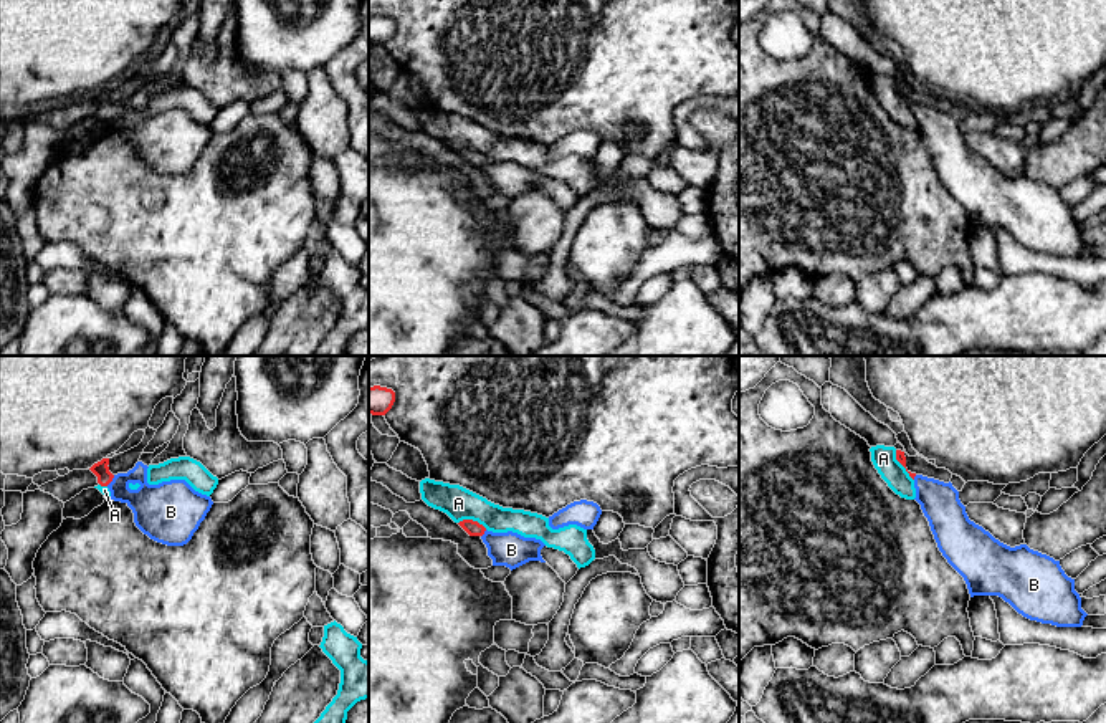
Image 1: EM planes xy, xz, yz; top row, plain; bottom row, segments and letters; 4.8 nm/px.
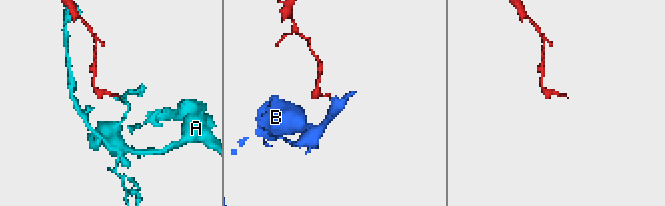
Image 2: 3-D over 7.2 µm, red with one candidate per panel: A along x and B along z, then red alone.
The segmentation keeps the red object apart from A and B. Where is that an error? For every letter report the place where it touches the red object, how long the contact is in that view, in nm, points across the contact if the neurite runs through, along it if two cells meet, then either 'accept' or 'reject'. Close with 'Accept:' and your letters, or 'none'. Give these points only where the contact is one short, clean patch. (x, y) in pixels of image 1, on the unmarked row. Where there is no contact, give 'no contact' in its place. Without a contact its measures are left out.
A: contact yz (901, 93); length 180 nm; border yz (895, 80), (895, 88), (913, 110); reject
B: contact xy (111, 110); length 70 nm; way xy (101, 100), (111, 110), (126, 124), (154, 136); accept
Accept: B

